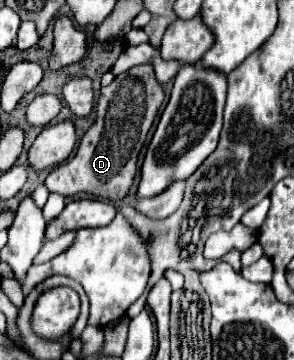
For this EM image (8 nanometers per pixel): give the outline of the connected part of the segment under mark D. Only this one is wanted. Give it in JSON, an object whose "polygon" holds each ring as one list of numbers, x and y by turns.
{"polygon":[[150,65,132,67,120,73,108,87,102,87,96,105,96,121,84,133,76,155,70,157,64,165,54,167,46,177,48,191,56,191,66,197,90,193,106,197,106,201,124,199,134,183,138,171,138,155,144,147,162,101,164,87,156,81]]}

